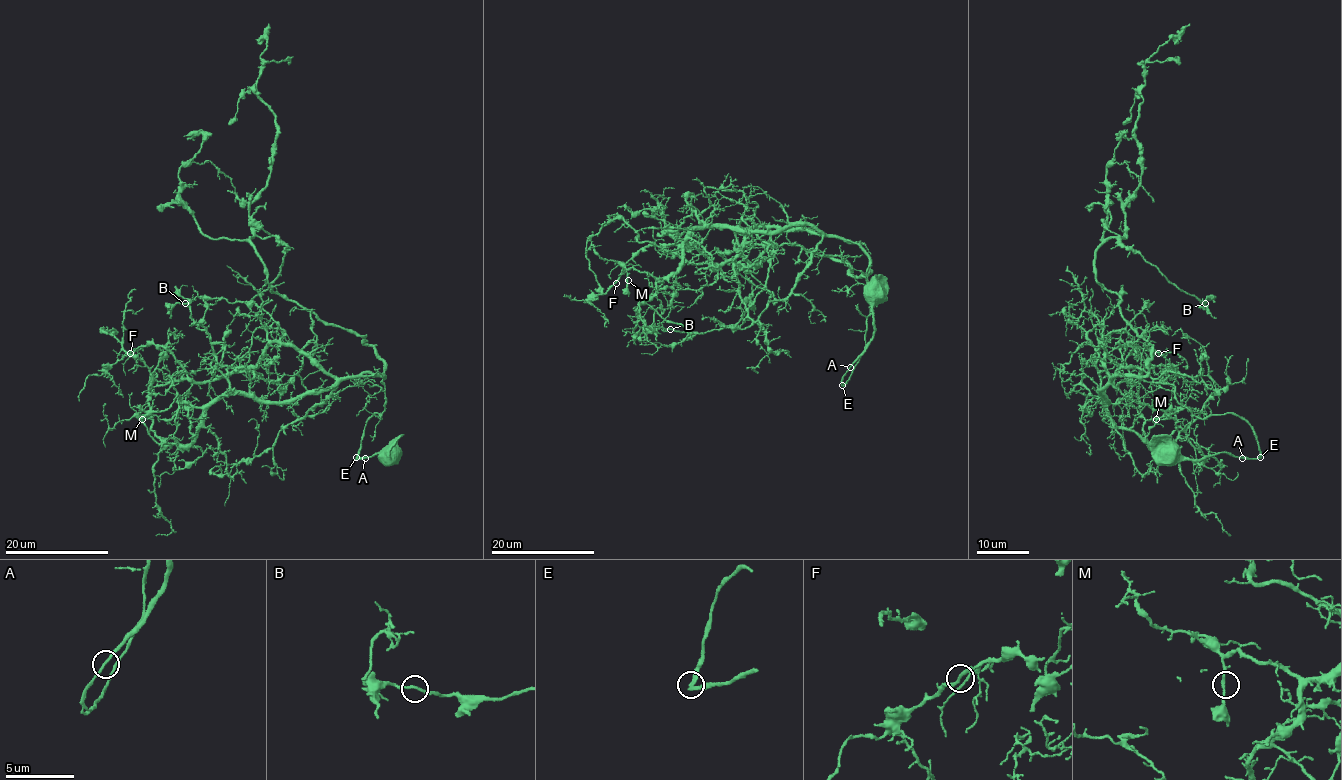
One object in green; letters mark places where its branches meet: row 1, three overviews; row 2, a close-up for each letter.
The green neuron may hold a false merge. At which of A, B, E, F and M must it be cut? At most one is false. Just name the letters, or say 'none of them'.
none of them

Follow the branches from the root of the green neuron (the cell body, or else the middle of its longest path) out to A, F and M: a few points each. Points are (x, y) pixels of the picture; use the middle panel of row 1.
A: (870, 289), (867, 301), (872, 307), (874, 333), (867, 349), (850, 367)
F: (870, 289), (874, 333), (844, 384), (871, 303), (857, 244), (754, 227), (717, 265), (643, 246), (616, 283)
M: (870, 289), (844, 384), (871, 303), (857, 244), (696, 227), (673, 274), (628, 280)

